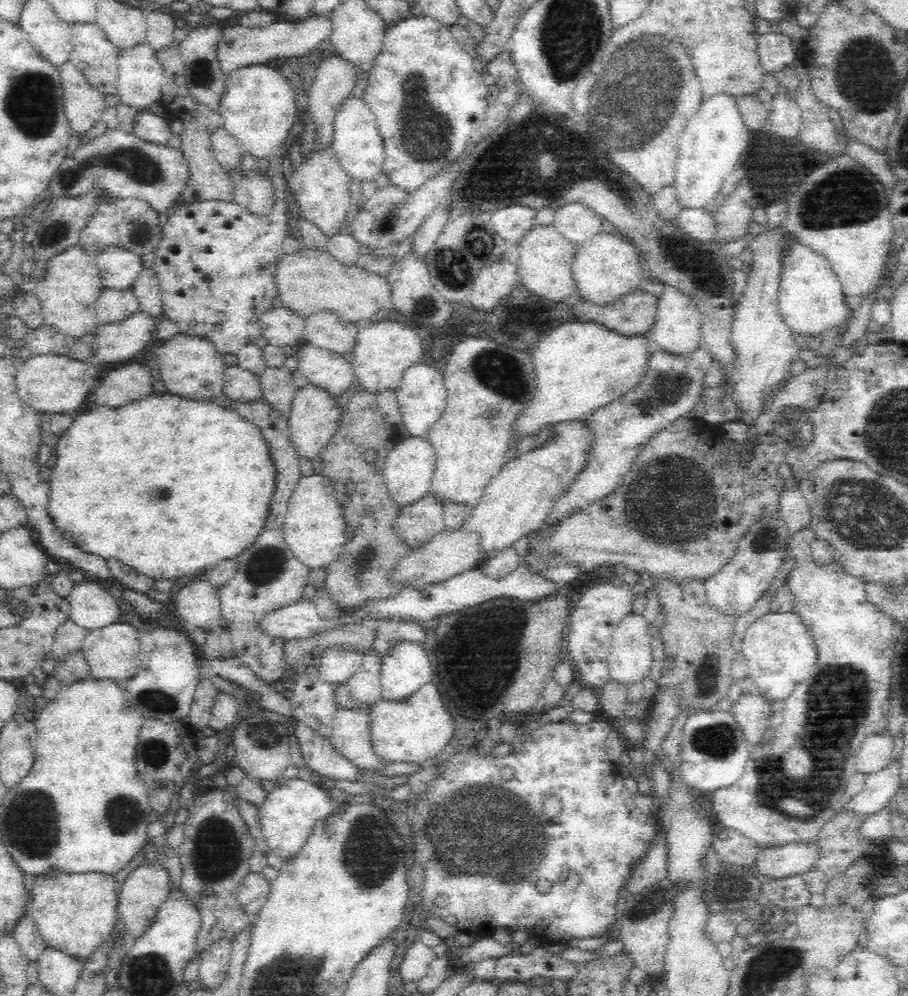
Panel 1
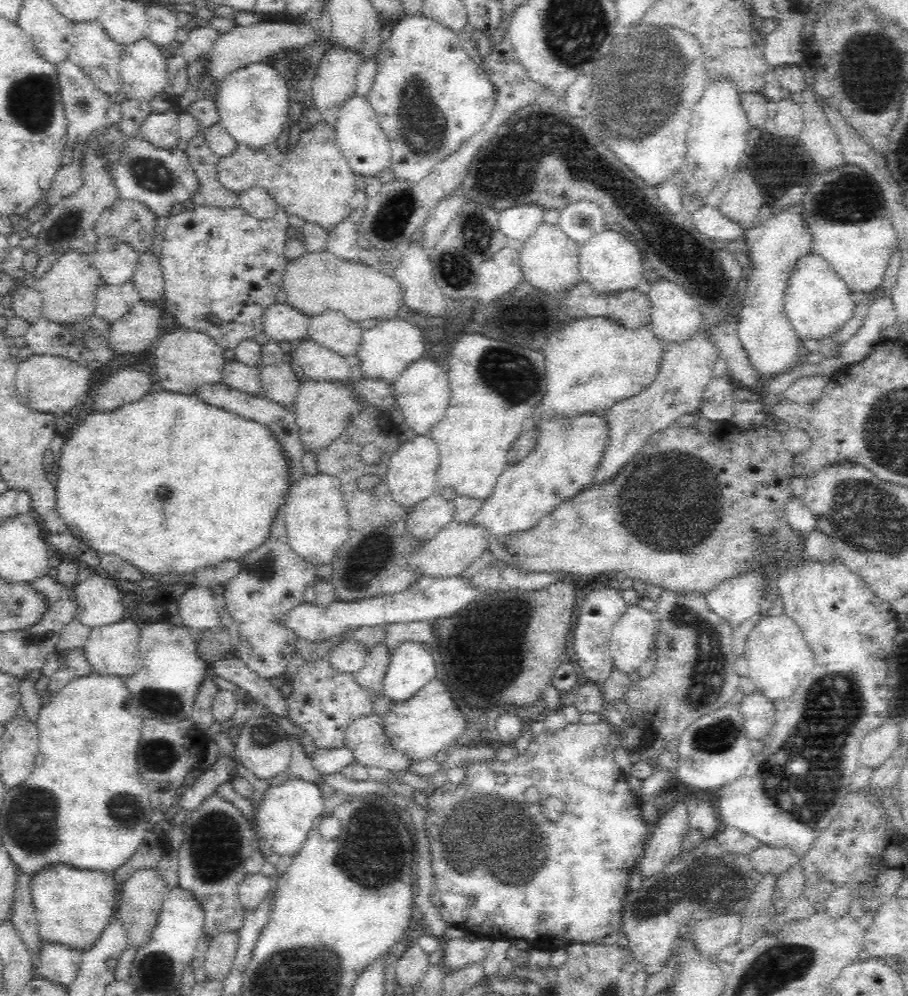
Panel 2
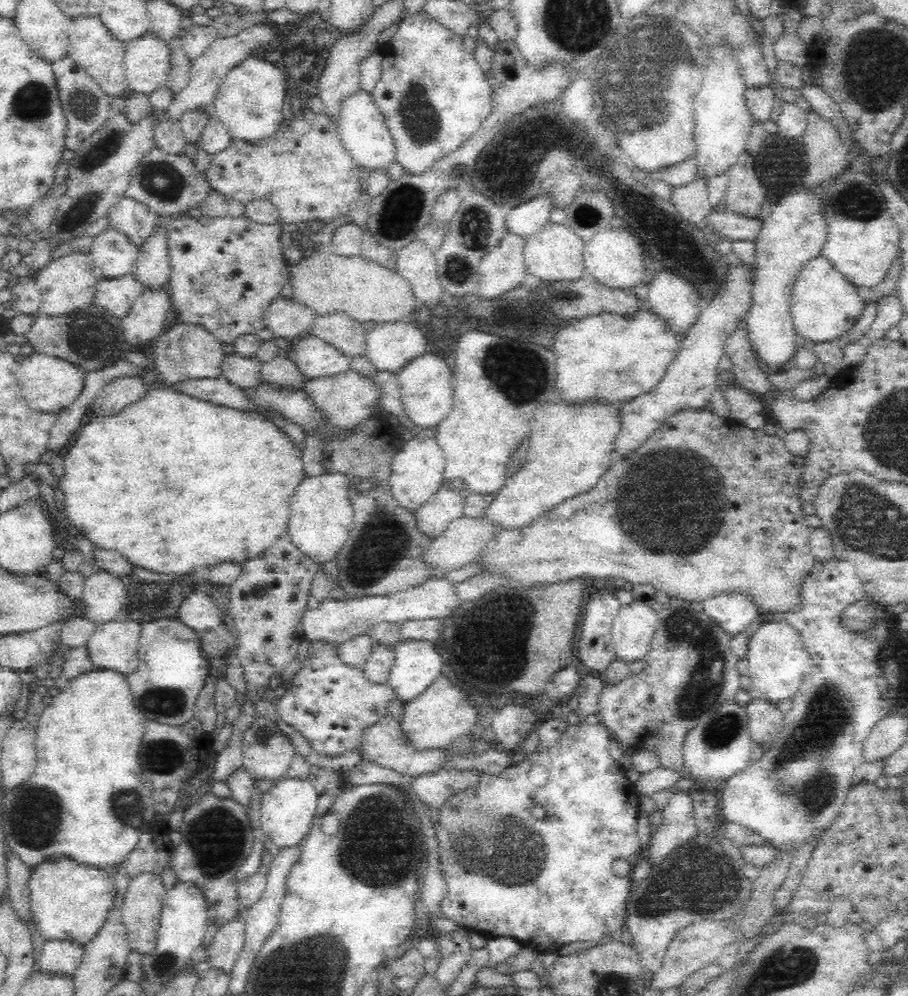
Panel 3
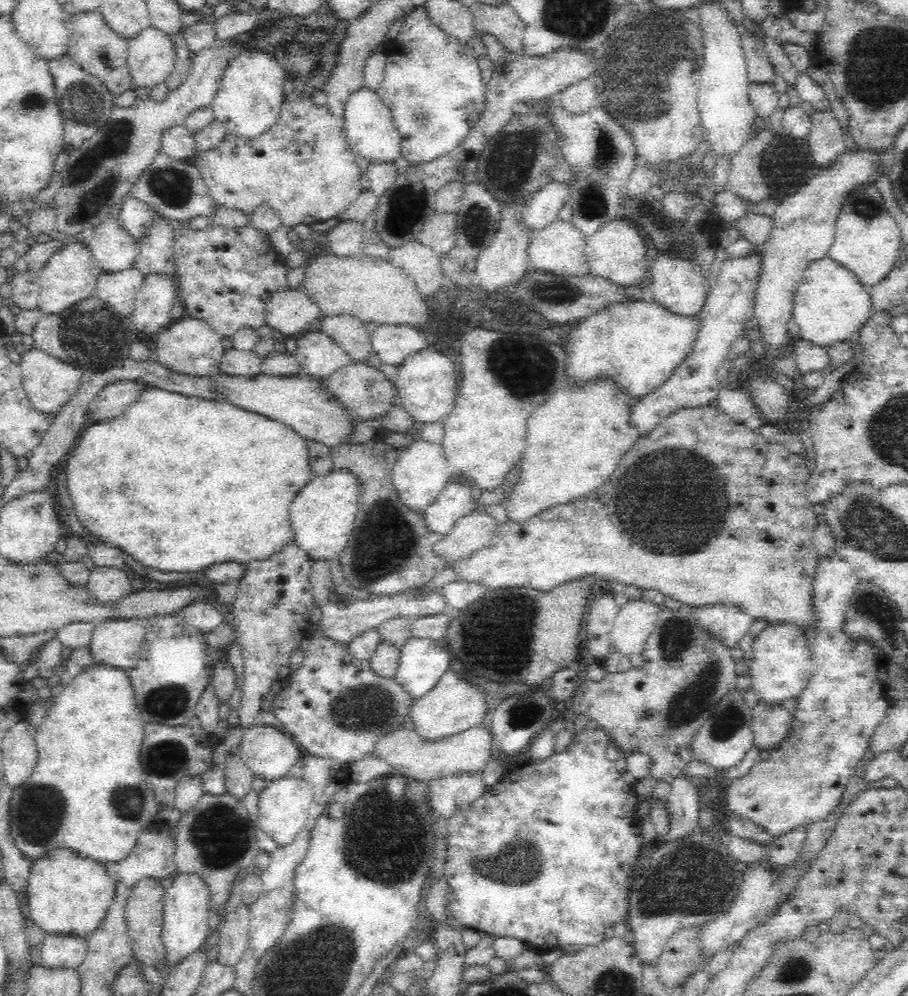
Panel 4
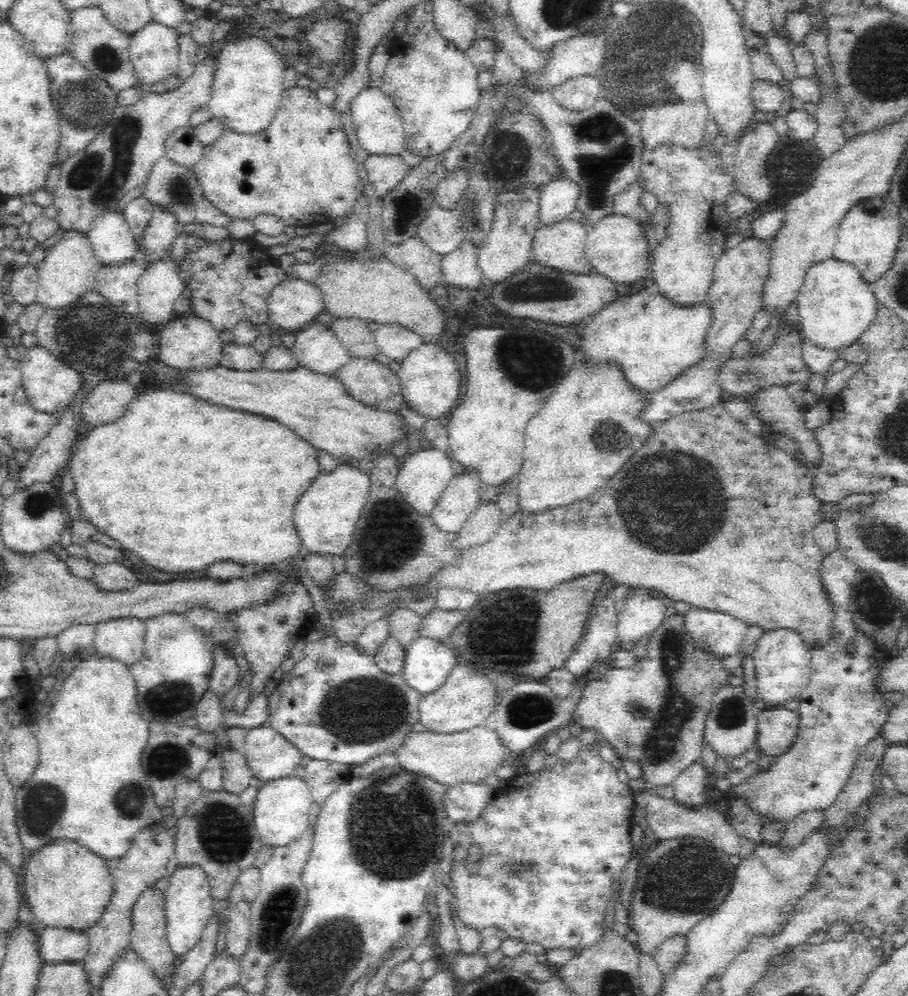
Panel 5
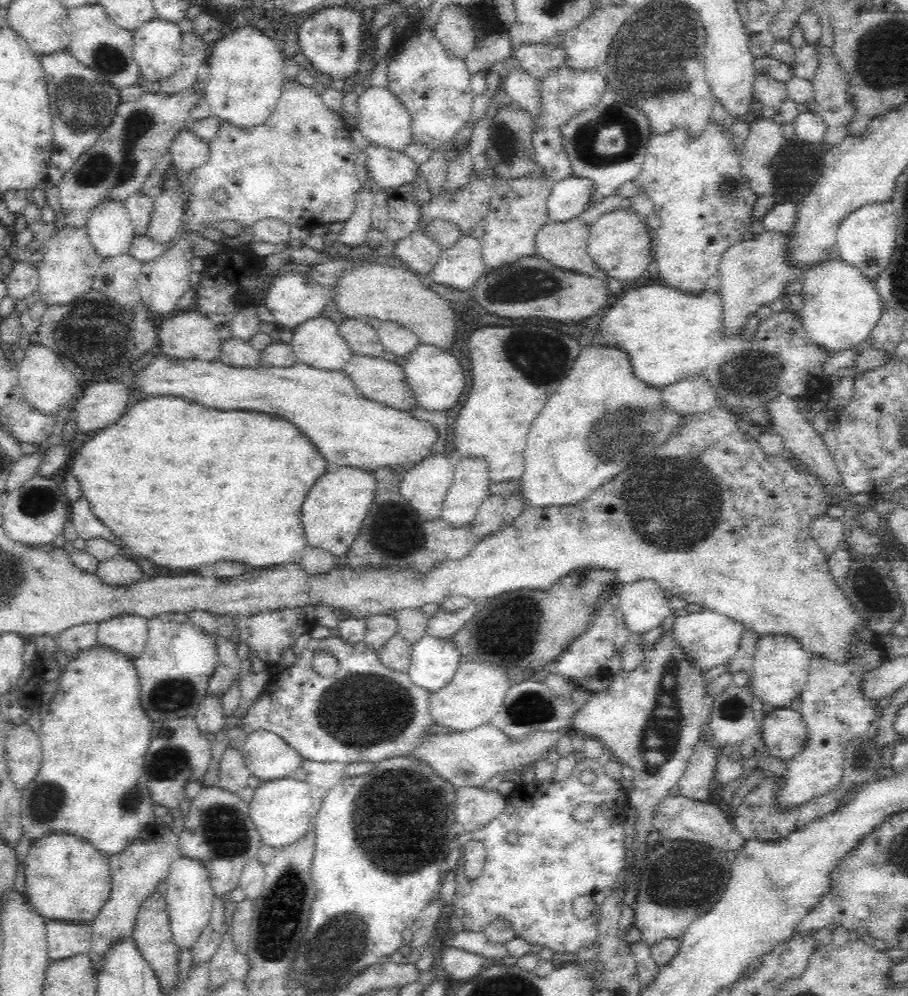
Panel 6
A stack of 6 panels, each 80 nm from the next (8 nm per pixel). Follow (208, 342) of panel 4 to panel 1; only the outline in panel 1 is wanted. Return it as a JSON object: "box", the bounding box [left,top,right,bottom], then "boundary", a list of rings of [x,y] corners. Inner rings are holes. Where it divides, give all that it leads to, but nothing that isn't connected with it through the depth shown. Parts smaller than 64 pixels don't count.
{"box":[156,334,226,406],"boundary":[[[175,334],[168,342],[160,345],[156,350],[161,380],[167,392],[194,400],[214,401],[216,404],[226,406],[223,395],[224,388],[224,357],[219,356],[212,344],[196,336]]]}

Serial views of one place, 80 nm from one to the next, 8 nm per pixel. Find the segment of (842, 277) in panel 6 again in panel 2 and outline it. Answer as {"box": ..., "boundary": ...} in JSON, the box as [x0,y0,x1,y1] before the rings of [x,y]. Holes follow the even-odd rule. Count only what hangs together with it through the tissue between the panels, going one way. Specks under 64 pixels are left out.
{"box":[782,249,854,341],"boundary":[[[809,249],[792,260],[792,268],[784,280],[782,308],[785,318],[800,339],[808,338],[811,341],[831,336],[851,318],[854,306],[846,283],[832,270],[823,256],[814,254]]]}

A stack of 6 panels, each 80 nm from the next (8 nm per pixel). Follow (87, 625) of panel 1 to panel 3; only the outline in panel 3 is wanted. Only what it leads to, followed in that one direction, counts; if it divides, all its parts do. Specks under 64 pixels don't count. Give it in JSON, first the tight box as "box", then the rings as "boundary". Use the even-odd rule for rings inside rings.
{"box":[80,570,125,624],"boundary":[[[100,570],[85,578],[81,594],[80,617],[92,624],[116,622],[125,610],[123,582]]]}

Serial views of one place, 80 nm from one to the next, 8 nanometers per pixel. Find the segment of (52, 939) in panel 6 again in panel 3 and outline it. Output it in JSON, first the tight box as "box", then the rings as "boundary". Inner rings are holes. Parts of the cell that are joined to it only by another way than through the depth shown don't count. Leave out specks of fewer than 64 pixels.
{"box":[35,939,83,980],"boundary":[[[45,939],[35,970],[72,980],[82,962],[82,956],[83,947],[76,942]]]}

